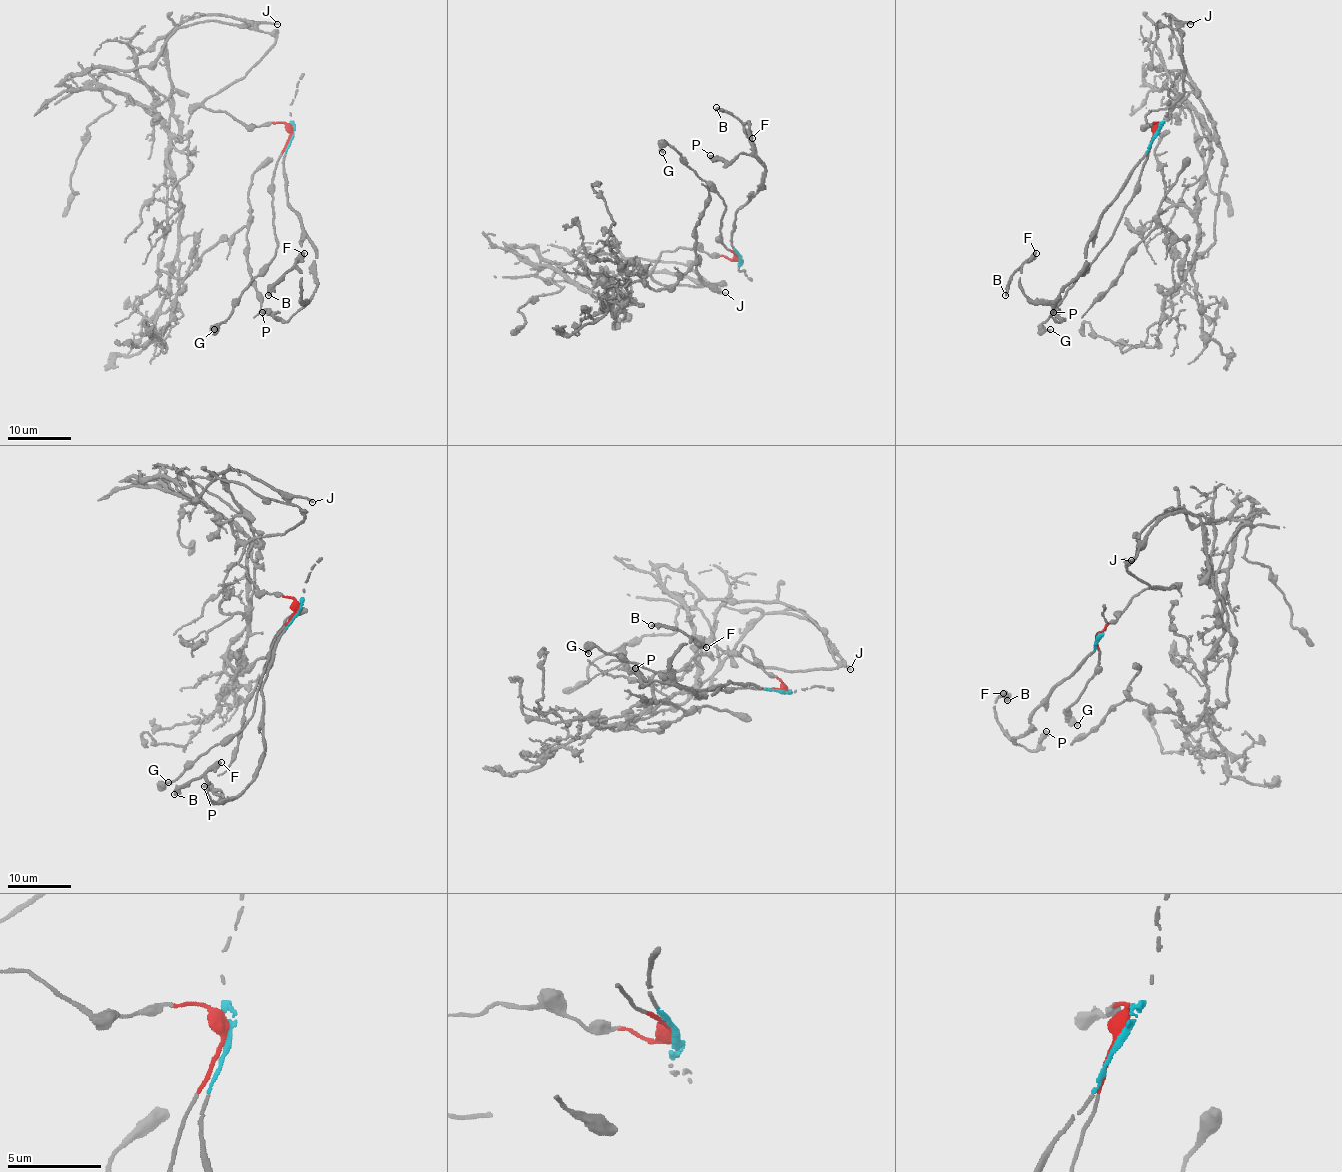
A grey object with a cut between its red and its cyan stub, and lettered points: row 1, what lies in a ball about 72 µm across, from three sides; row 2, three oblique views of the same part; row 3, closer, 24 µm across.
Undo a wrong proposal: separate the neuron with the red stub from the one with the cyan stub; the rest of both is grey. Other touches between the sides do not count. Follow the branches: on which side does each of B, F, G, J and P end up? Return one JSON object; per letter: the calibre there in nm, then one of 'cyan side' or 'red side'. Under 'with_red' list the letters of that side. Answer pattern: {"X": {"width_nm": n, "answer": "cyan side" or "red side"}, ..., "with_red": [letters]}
{"B": {"width_nm": 240, "answer": "cyan side"}, "F": {"width_nm": 360, "answer": "cyan side"}, "G": {"width_nm": 200, "answer": "red side"}, "J": {"width_nm": 180, "answer": "red side"}, "P": {"width_nm": 440, "answer": "cyan side"}, "with_red": ["G", "J"]}

